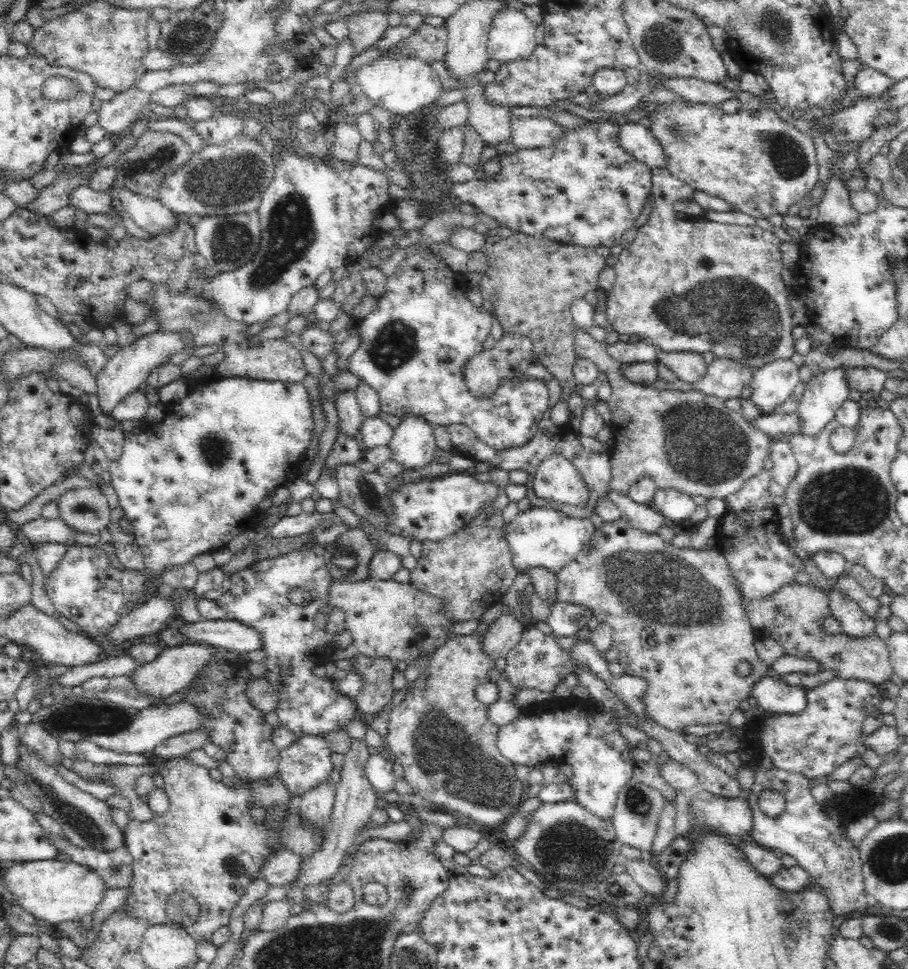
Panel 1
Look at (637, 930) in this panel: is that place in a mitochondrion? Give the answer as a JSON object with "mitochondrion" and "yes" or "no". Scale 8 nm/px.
{"mitochondrion":"no"}

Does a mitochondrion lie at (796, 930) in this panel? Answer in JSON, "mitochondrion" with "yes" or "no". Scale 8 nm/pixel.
{"mitochondrion":"yes"}

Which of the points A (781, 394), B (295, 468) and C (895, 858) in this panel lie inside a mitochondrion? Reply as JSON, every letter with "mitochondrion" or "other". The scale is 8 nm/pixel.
{"A":"other","B":"other","C":"mitochondrion"}

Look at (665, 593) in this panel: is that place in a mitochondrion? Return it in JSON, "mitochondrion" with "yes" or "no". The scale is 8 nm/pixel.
{"mitochondrion":"yes"}

